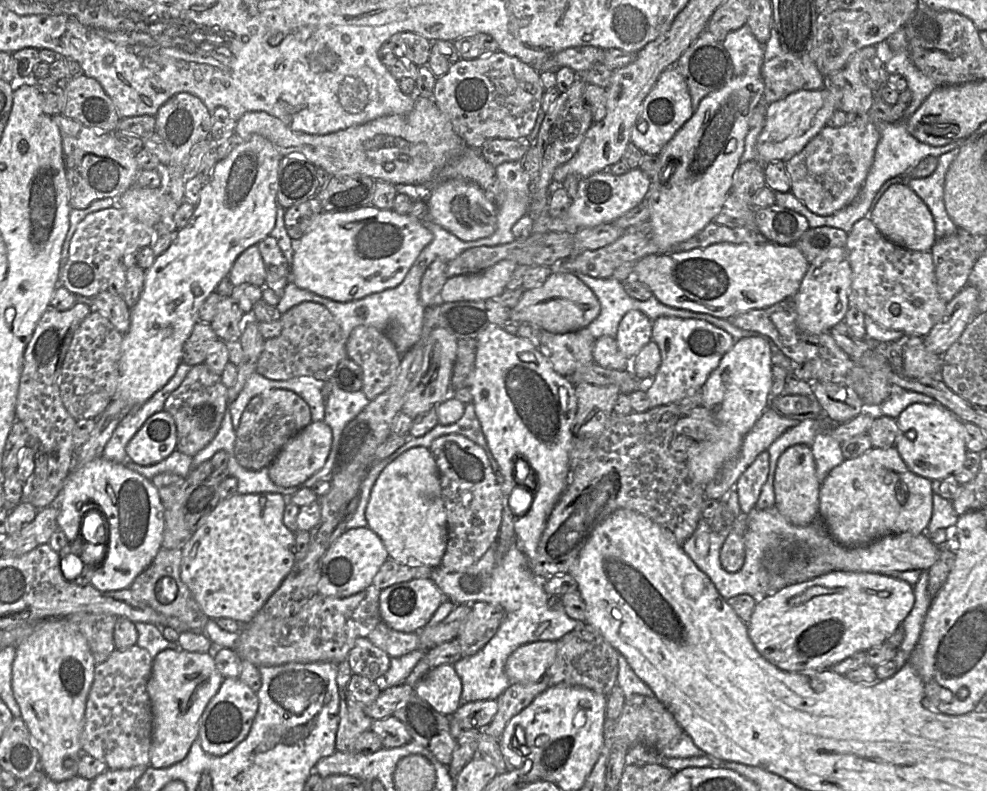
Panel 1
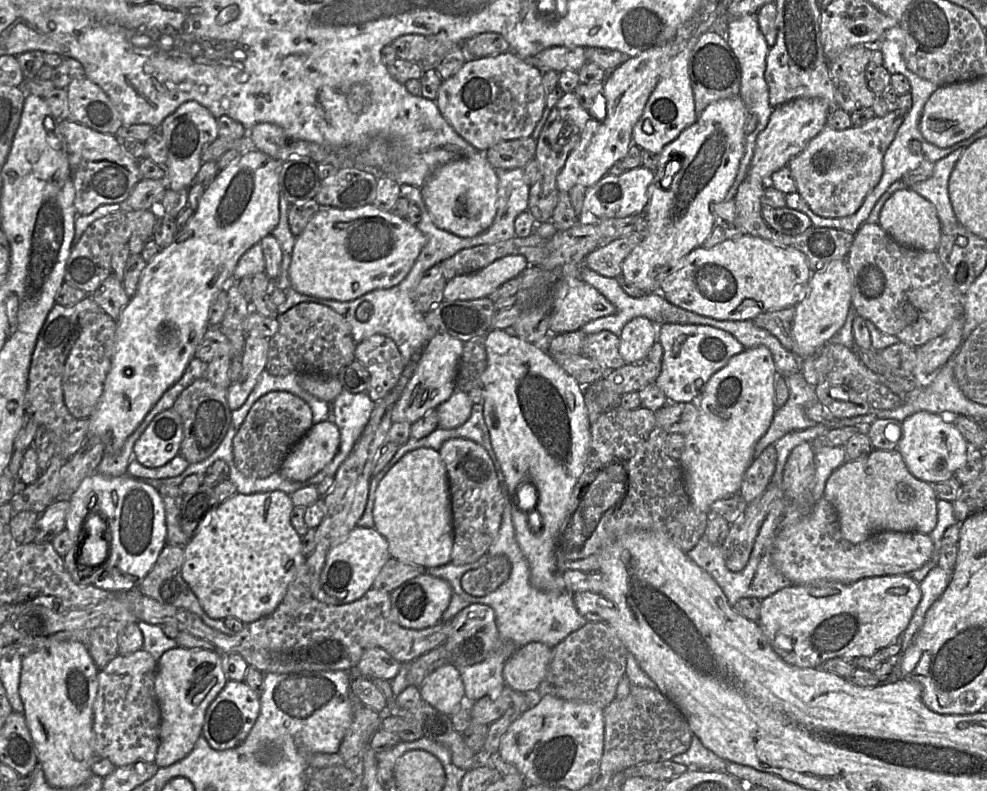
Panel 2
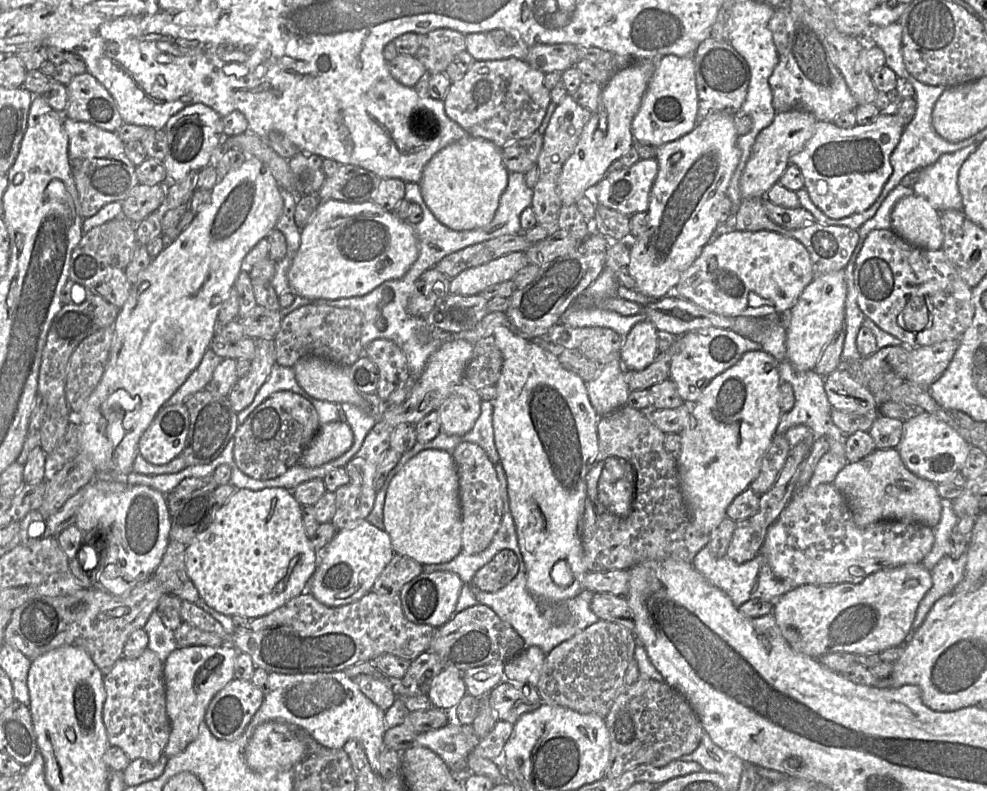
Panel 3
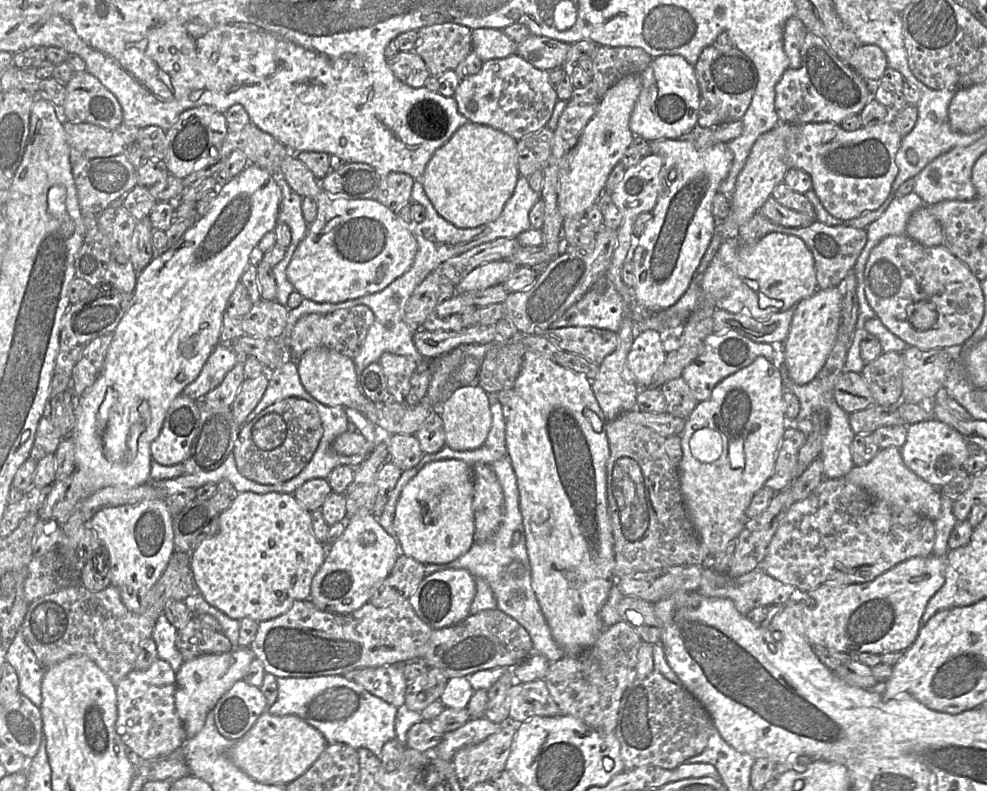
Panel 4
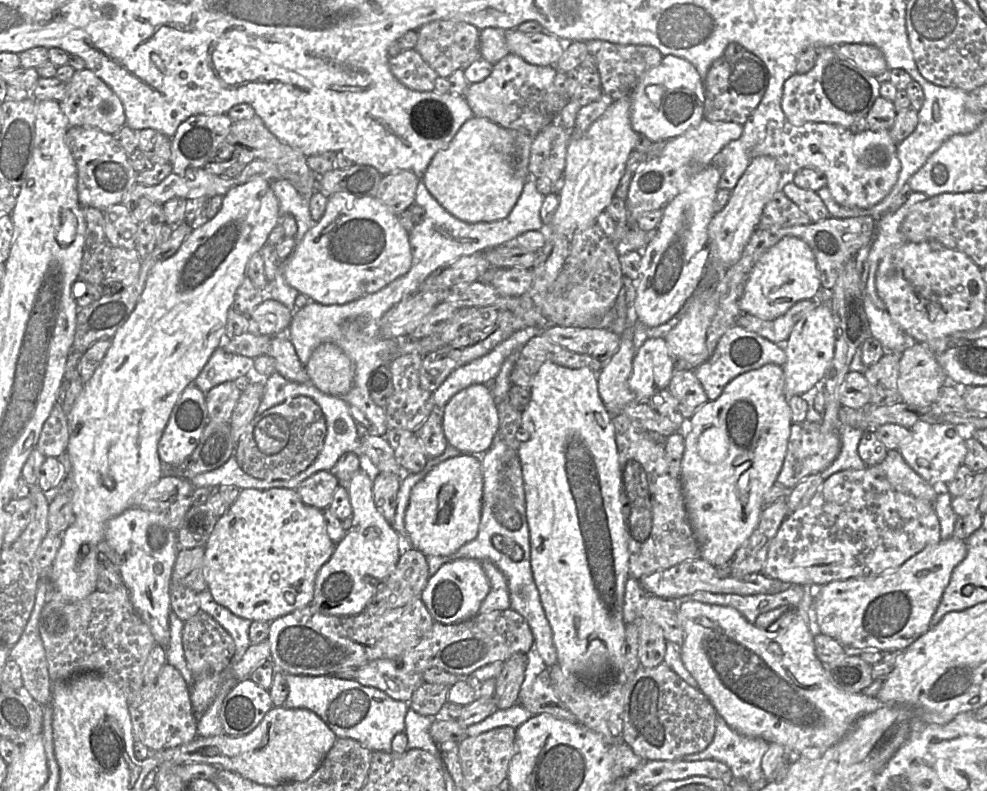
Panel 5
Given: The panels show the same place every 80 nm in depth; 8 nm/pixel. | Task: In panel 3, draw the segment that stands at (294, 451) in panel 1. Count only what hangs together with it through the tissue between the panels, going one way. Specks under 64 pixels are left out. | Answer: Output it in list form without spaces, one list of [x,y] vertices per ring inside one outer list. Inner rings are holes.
[[[345,421],[324,424],[303,452],[298,464],[313,468],[331,462],[347,452],[353,440],[353,433]]]

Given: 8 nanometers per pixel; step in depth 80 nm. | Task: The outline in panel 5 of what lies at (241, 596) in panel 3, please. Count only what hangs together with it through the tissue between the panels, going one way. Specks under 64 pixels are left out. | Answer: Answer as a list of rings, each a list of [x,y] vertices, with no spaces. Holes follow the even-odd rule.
[[[242,489],[236,501],[228,508],[226,513],[218,519],[213,532],[204,546],[203,573],[207,584],[207,590],[211,593],[216,603],[227,608],[234,615],[251,621],[264,621],[270,623],[282,616],[311,604],[314,595],[316,575],[320,568],[331,558],[335,546],[336,544],[330,539],[327,533],[323,510],[304,504],[295,489]]]

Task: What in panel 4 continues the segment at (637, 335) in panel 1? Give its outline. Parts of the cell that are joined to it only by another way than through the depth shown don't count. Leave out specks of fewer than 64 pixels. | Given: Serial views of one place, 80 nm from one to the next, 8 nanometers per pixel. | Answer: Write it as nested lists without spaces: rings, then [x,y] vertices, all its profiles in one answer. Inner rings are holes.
[[[646,330],[637,336],[627,356],[627,367],[635,383],[641,388],[649,388],[654,375],[663,365],[666,353],[660,334]]]

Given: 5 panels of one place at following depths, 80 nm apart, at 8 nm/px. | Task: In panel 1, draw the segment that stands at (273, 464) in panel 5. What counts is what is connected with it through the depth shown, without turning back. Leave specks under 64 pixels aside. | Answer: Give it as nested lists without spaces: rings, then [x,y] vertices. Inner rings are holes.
[[[269,389],[254,396],[244,409],[236,429],[235,457],[245,469],[268,468],[283,446],[312,422],[309,405],[286,389]]]

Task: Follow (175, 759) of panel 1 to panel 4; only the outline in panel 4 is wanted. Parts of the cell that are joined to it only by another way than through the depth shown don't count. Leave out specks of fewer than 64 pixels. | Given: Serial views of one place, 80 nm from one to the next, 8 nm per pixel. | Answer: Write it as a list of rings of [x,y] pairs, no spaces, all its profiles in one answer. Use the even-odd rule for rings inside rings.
[[[249,646],[234,647],[222,654],[207,654],[184,661],[176,671],[175,706],[183,722],[187,739],[194,737],[203,727],[207,714],[218,699],[238,680],[242,680],[252,661],[256,659]]]

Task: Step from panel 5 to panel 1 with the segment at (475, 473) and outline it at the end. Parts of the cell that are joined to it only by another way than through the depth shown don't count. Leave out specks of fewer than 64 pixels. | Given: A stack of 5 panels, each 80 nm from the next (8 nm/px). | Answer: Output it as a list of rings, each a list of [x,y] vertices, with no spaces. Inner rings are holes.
[[[411,448],[381,471],[372,487],[365,516],[367,527],[380,537],[390,559],[411,566],[440,567],[447,547],[446,510],[439,470],[429,448]]]

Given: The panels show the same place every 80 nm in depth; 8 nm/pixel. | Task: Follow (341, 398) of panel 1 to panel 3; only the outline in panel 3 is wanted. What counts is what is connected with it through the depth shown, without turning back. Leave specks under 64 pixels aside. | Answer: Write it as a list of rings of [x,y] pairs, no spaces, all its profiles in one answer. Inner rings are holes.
[[[341,403],[337,405],[340,408],[340,421],[345,421],[349,425],[354,440],[351,448],[347,452],[331,461],[333,467],[329,468],[328,472],[346,466],[358,452],[366,435],[377,420],[374,415],[353,404]]]

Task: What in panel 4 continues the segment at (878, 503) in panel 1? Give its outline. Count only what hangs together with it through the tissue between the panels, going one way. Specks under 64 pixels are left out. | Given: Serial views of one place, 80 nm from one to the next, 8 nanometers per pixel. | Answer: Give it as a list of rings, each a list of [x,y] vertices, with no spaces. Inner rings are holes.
[[[899,448],[881,449],[866,465],[855,465],[845,476],[850,482],[863,487],[881,503],[893,509],[910,509],[913,512],[935,521],[941,512],[940,489],[924,481],[904,463]]]

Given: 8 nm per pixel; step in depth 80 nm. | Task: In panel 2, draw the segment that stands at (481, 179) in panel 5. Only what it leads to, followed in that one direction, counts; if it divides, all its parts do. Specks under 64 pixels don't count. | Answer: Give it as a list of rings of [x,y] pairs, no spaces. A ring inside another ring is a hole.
[[[484,152],[458,158],[436,168],[421,187],[424,201],[436,224],[460,237],[473,237],[487,230],[497,212],[498,175]]]

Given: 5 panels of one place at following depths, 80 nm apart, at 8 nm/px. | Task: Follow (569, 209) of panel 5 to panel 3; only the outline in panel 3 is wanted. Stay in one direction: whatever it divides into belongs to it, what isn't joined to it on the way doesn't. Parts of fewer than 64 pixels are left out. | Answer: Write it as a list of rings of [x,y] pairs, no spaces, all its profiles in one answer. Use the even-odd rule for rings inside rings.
[[[644,58],[635,60],[630,66],[617,72],[610,80],[603,86],[598,111],[594,111],[583,128],[577,145],[574,148],[573,153],[563,164],[558,181],[558,192],[562,205],[576,204],[577,200],[589,193],[604,177],[607,176],[607,169],[609,166],[620,159],[632,146],[633,134],[632,134],[632,121],[636,115],[642,98],[647,90],[648,83],[652,77],[654,70],[656,69],[657,62],[660,58]],[[604,111],[607,117],[607,129],[602,131],[599,128],[600,115],[599,113]]]

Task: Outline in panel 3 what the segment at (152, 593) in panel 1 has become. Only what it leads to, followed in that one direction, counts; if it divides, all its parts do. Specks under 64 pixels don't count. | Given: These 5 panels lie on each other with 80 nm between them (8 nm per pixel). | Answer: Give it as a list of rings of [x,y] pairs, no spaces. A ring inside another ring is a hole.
[[[170,540],[152,577],[162,585],[166,594],[196,604],[200,595],[186,571],[186,548],[184,544]]]

